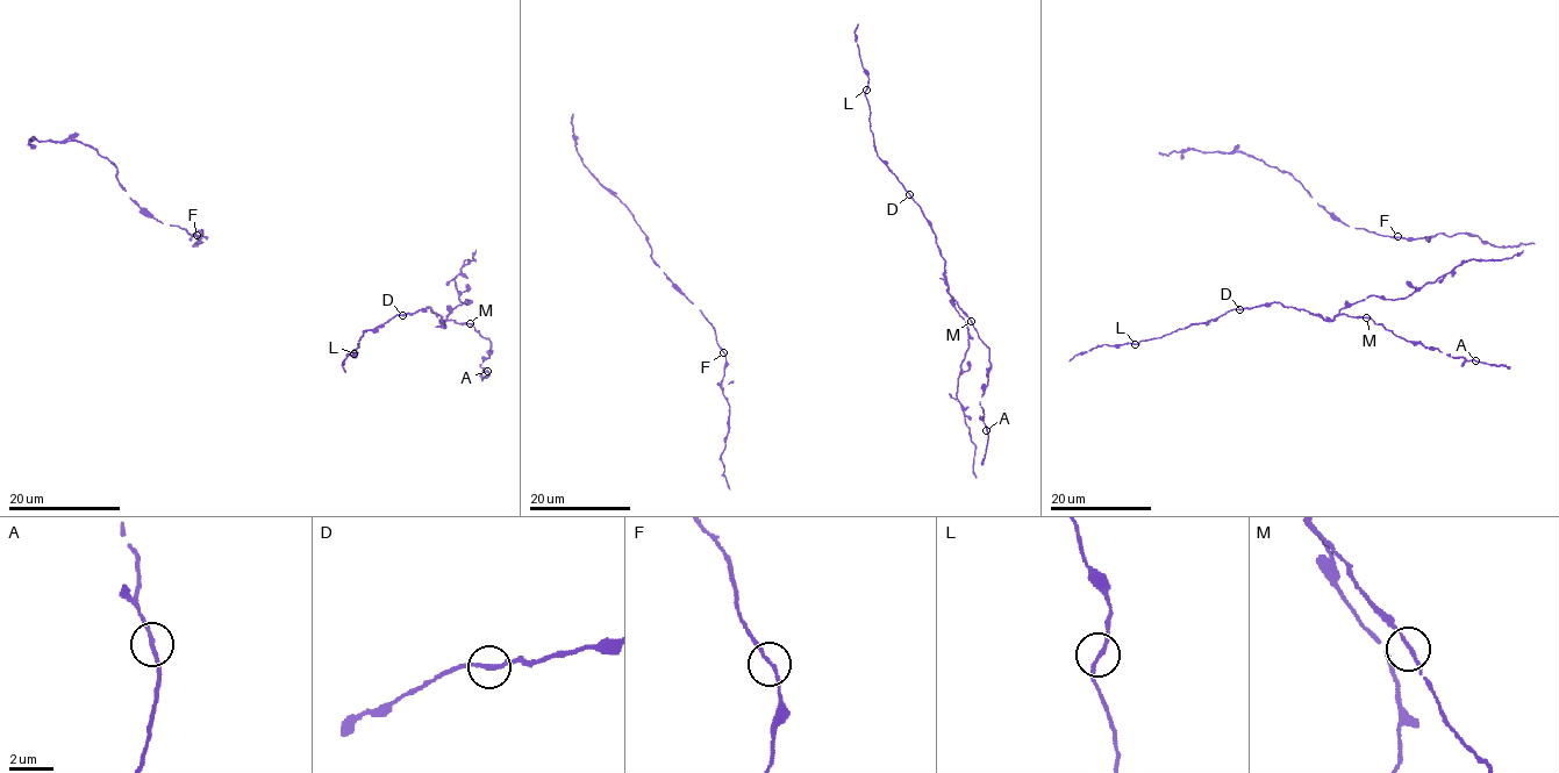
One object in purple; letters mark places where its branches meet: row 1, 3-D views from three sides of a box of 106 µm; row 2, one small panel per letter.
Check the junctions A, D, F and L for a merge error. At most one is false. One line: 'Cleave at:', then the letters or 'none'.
Cleave at: none

